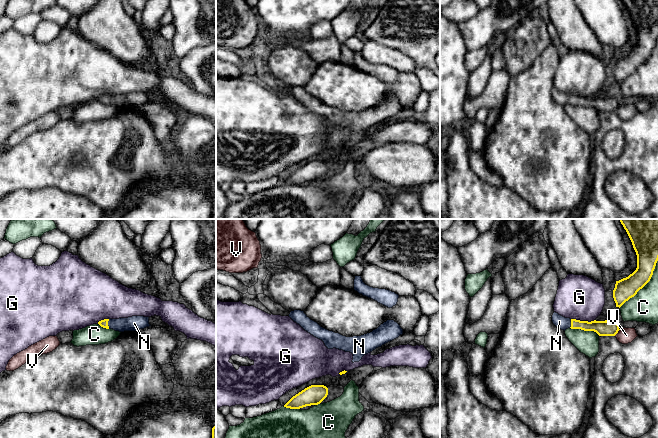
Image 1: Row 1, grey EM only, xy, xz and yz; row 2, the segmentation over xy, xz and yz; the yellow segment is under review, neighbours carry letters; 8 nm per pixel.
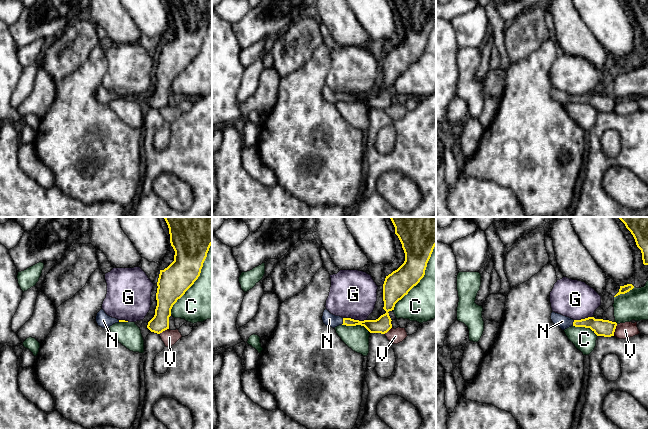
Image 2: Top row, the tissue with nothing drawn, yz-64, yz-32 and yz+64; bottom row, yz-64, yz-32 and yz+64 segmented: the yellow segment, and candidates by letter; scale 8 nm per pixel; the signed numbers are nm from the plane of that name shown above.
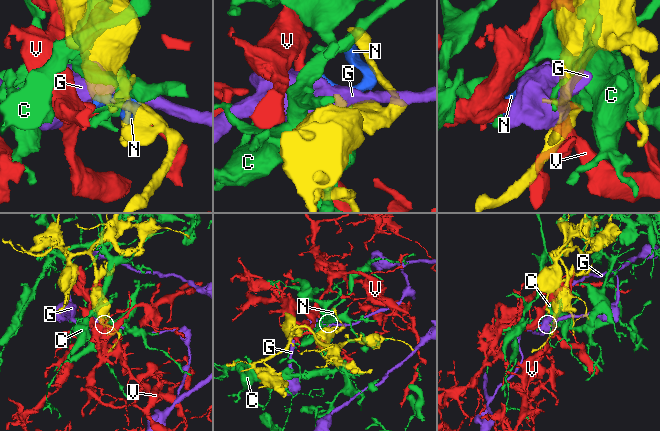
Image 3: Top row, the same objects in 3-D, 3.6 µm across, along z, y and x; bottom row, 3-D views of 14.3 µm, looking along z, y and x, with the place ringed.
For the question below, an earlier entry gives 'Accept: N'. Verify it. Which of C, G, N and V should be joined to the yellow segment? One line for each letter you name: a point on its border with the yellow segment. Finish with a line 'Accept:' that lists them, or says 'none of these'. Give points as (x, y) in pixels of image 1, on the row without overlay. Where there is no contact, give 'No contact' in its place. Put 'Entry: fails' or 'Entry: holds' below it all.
N: Touches yellow at xy (107, 99)
Accept: N
Entry: holds

